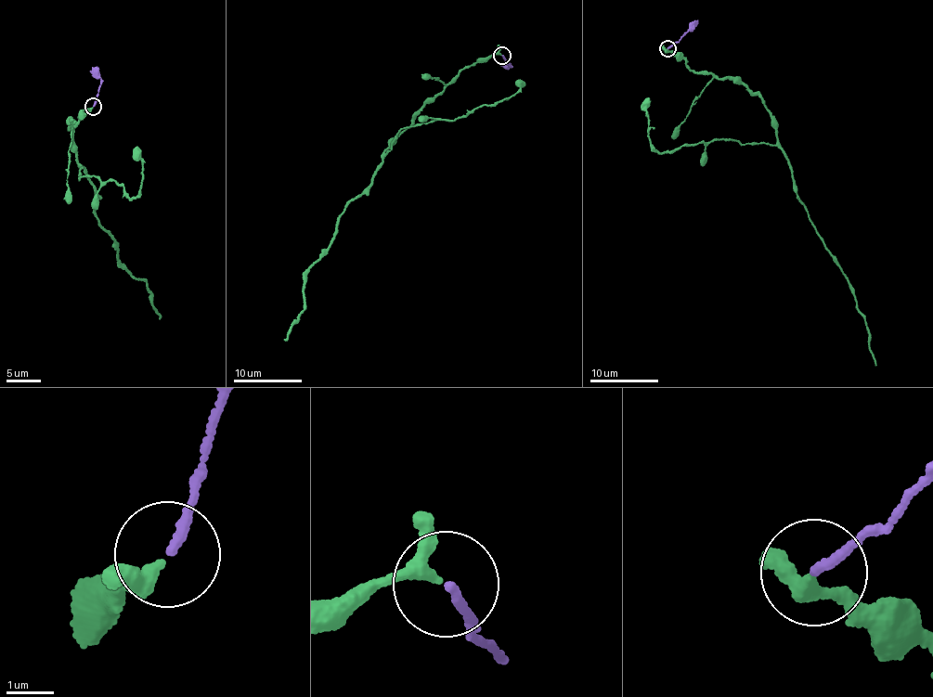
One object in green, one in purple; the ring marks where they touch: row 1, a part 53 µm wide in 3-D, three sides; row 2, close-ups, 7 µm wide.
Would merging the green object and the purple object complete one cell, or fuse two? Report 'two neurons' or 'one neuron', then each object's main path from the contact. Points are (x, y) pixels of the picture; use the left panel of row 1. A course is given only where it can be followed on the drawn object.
one neuron; green runs (93, 107), (69, 123), (78, 163), (119, 265), (147, 284), (161, 317); purple runs (93, 107), (101, 83), (93, 66)

